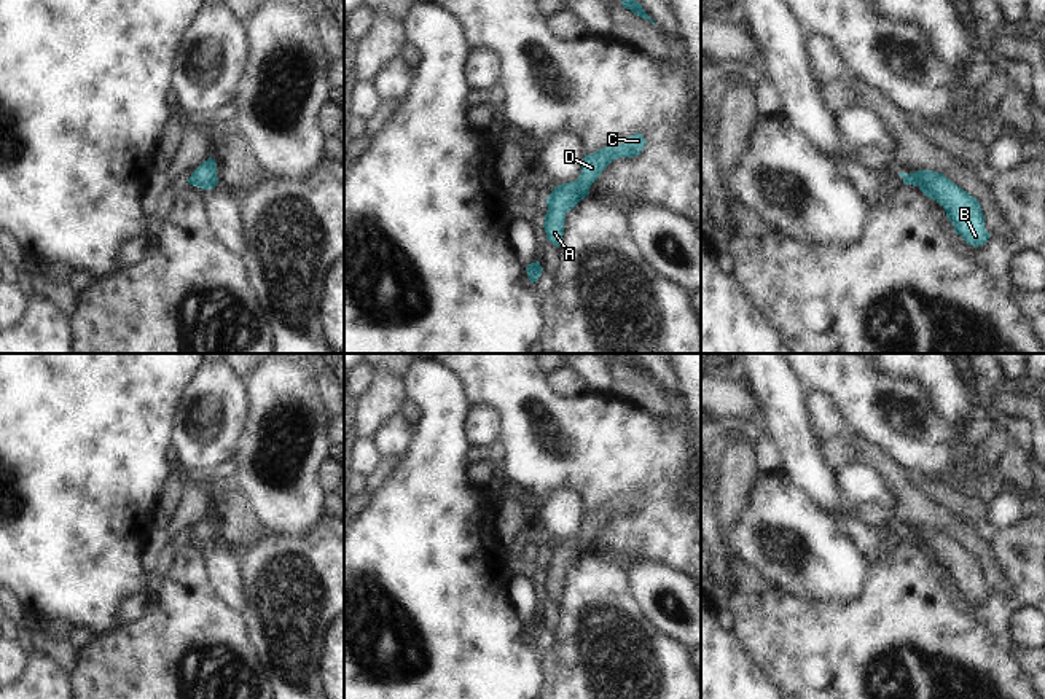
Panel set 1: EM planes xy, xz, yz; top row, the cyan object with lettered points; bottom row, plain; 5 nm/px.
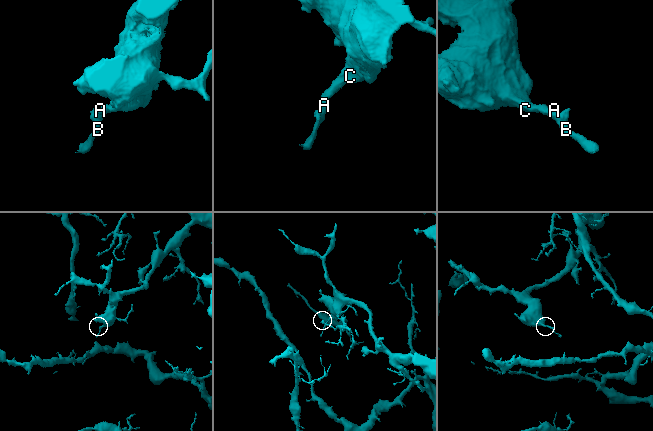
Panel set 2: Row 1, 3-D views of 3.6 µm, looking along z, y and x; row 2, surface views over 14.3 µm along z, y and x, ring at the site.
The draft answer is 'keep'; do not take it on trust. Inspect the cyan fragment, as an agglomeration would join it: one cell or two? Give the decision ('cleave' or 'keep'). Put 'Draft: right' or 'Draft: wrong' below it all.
keep
Draft: right

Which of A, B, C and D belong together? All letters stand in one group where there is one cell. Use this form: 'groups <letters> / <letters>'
groups A B C D

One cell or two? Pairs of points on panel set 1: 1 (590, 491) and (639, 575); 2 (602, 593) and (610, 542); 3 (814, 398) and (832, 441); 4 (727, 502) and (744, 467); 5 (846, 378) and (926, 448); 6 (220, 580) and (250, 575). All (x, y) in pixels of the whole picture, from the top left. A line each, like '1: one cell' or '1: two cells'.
1: two cells
2: two cells
3: one cell
4: one cell
5: one cell
6: two cells

